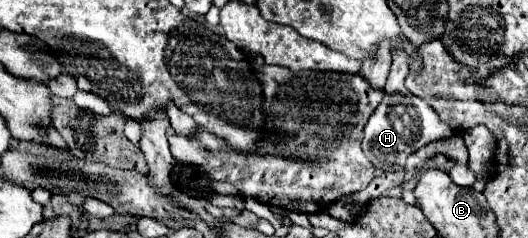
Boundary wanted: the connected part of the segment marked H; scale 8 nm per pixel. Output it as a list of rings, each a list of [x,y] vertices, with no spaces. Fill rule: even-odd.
[[[402,52],[392,54],[392,68],[390,68],[388,82],[384,86],[384,98],[364,128],[362,152],[372,162],[374,168],[380,168],[384,172],[404,170],[406,158],[410,154],[414,154],[418,148],[422,148],[430,142],[436,142],[436,140],[452,138],[458,134],[454,128],[450,128],[446,122],[440,120],[440,116],[434,112],[434,108],[430,108],[430,104],[426,104],[422,98],[410,94],[404,88],[404,78],[408,74],[406,64],[408,64],[408,60],[406,60],[406,56],[402,56]],[[414,114],[422,114],[422,116],[414,116]],[[416,118],[420,120],[418,124],[414,122]]]

